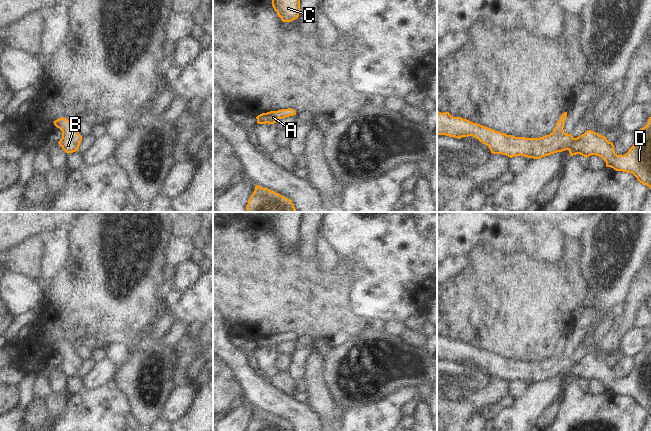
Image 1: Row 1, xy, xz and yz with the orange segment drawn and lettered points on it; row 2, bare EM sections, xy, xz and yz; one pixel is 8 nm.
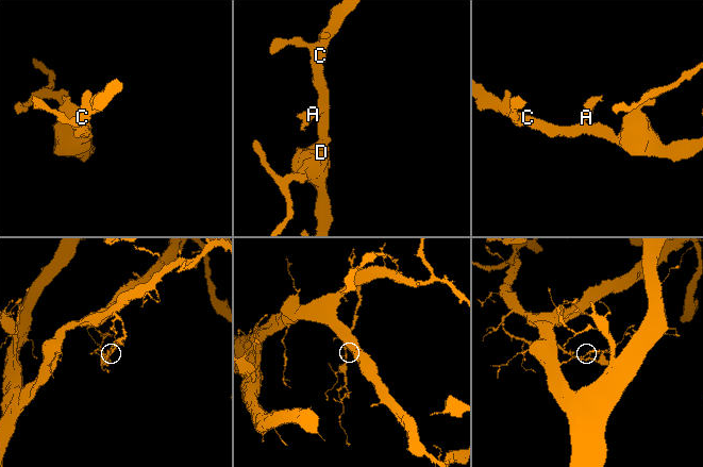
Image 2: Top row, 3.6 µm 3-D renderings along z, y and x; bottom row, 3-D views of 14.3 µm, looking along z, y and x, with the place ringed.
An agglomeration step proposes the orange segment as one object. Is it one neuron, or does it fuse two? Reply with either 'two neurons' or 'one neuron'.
one neuron

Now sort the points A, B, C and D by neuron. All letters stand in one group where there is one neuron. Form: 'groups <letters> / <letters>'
groups A B C D

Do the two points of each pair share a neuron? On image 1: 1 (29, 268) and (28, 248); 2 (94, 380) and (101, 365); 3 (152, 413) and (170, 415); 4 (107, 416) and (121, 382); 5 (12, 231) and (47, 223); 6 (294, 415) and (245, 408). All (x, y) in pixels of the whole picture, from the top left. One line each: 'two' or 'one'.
1: one
2: one
3: two
4: two
5: one
6: two

